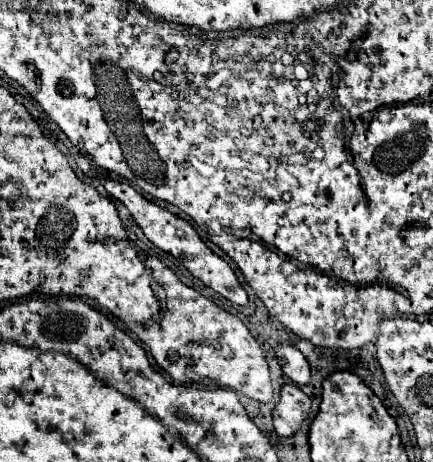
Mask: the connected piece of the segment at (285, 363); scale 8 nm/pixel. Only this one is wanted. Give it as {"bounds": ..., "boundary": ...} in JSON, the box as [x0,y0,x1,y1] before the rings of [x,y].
{"bounds":[276,346,310,386],"boundary":[[[276,346],[276,358],[284,374],[298,386],[310,382],[310,366],[296,346]]]}

